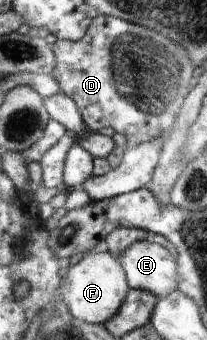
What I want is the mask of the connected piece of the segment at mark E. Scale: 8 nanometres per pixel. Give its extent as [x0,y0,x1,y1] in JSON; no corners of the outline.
[119,241,183,298]

